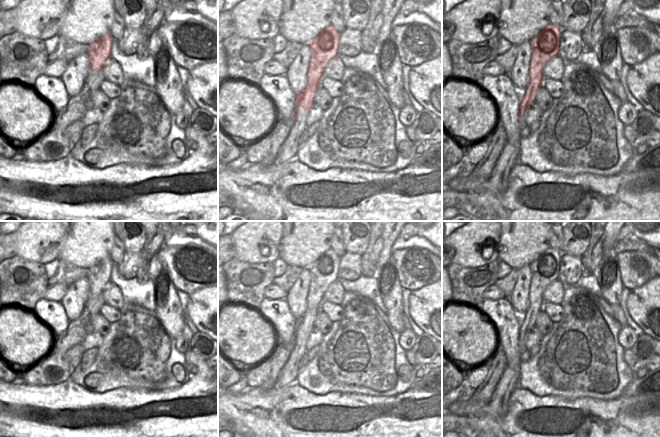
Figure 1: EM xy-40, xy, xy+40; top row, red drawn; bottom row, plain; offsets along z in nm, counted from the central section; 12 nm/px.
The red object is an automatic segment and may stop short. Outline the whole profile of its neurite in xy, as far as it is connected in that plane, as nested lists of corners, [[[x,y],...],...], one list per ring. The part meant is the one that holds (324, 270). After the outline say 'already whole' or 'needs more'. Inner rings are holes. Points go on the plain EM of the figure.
[[[330,249],[323,253],[308,269],[311,273],[309,291],[307,295],[307,309],[305,313],[296,318],[295,337],[299,344],[299,334],[304,332],[307,336],[314,329],[314,321],[320,305],[324,301],[324,293],[329,285],[337,281],[340,257]]]; already whole

